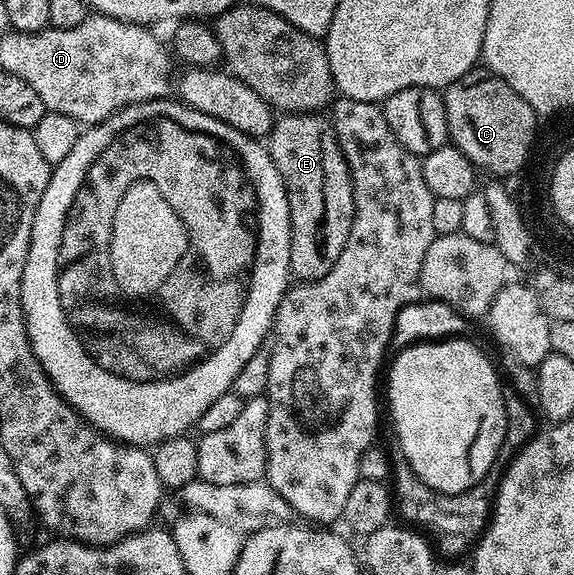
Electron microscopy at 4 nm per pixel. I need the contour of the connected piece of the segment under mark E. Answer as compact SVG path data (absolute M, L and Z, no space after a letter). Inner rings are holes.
M321 112L287 113L279 116L275 120L268 138L270 158L272 159L272 163L276 163L276 171L280 171L280 179L286 188L288 211L290 212L290 276L298 283L318 281L324 275L328 275L328 271L332 271L333 265L336 264L336 259L340 259L340 251L344 251L344 243L348 243L348 231L352 231L352 219L354 218L354 192L352 191L352 183L350 182L348 163L338 146L333 124L327 118L325 121L322 116L323 114Z

